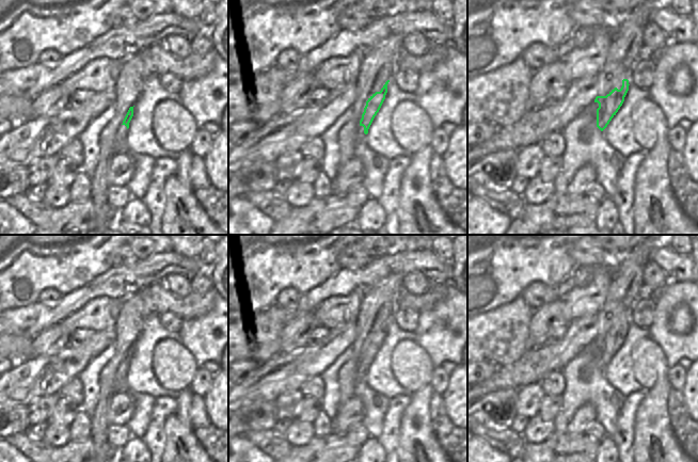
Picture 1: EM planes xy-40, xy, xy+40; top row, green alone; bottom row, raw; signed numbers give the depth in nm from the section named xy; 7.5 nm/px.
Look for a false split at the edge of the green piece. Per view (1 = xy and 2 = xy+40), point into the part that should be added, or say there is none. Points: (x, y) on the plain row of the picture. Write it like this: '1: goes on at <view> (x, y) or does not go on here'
1: goes on at xy (360, 375)
2: does not go on here

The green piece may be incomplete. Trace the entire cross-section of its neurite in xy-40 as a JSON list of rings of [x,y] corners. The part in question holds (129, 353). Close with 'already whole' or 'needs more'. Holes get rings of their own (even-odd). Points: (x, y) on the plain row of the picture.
[[[130,346],[123,363],[118,366],[116,370],[116,377],[114,379],[114,395],[120,393],[127,393],[127,369],[129,367],[129,362],[133,355],[133,346]]]; needs more

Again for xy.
[[[390,319],[385,321],[380,331],[372,333],[366,340],[366,345],[360,360],[360,365],[358,366],[358,370],[355,372],[355,380],[366,380],[368,368],[385,338],[388,321]]]; needs more

